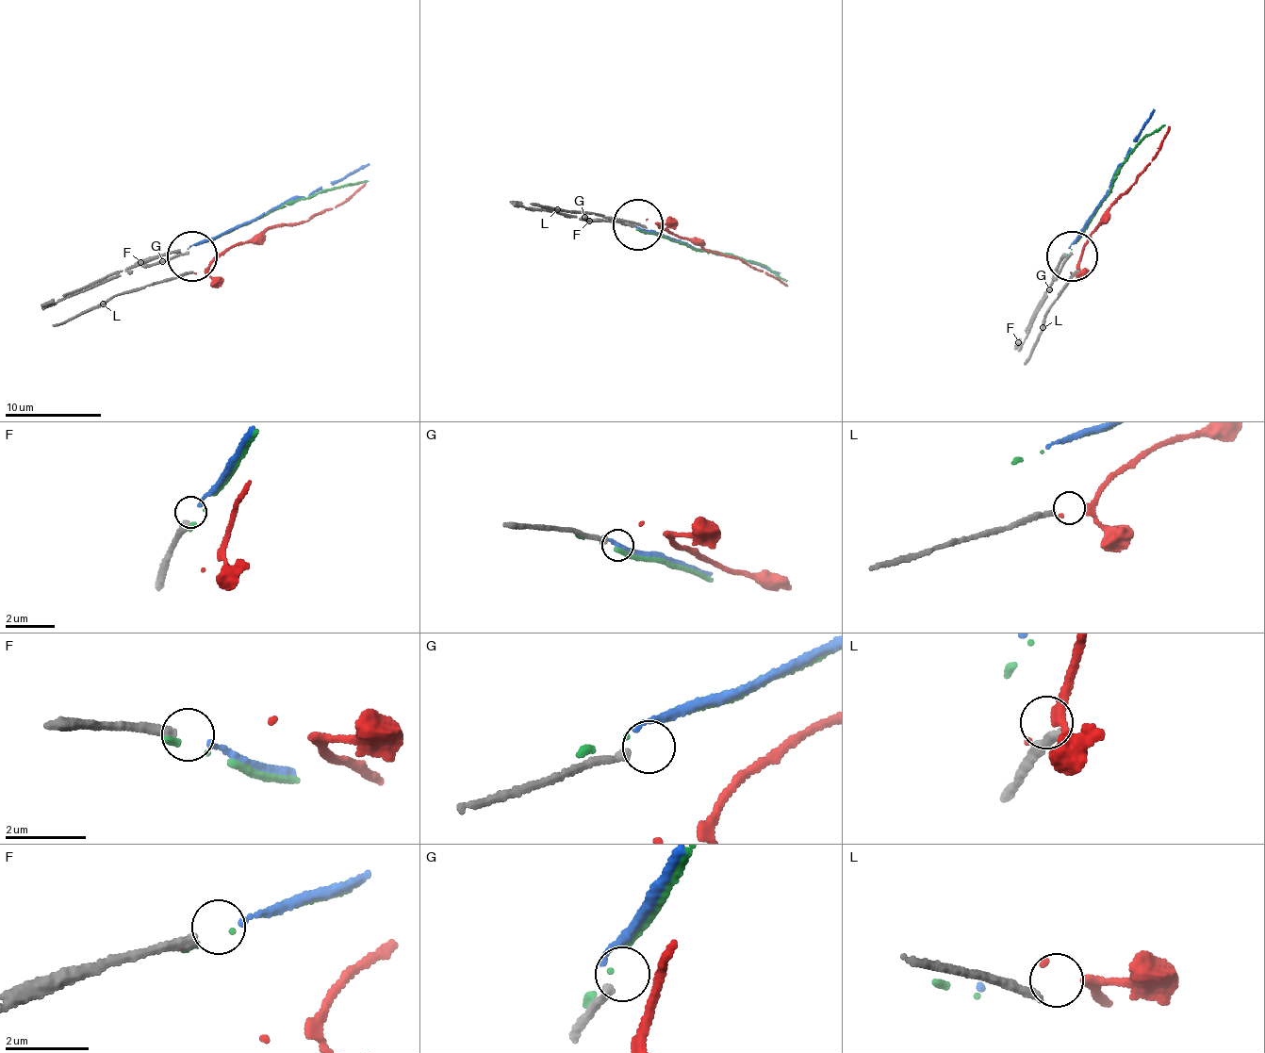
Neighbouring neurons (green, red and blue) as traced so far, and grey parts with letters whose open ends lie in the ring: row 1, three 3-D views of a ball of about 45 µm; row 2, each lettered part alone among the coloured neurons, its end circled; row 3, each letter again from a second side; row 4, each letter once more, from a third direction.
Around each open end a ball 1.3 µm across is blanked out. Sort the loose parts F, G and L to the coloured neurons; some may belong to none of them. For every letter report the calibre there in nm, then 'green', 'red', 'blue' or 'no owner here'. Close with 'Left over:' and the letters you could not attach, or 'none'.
F: 240 nm | blue
G: 200 nm | no owner here
L: 180 nm | no owner here
Left over: G, L

